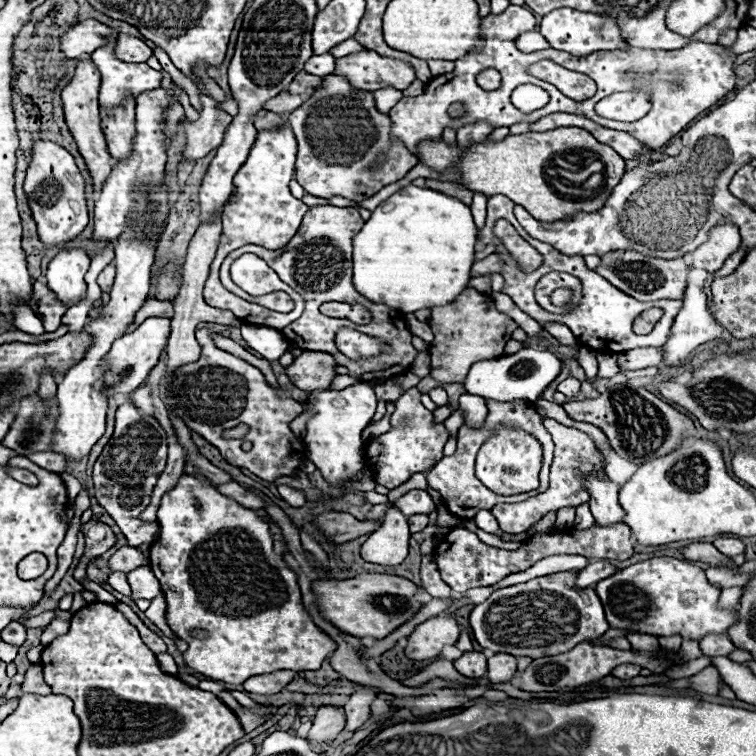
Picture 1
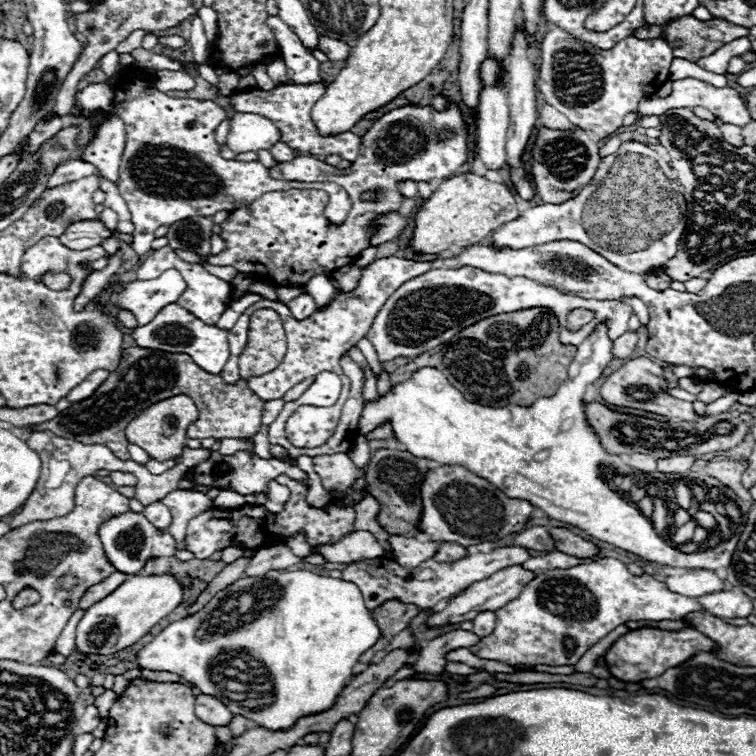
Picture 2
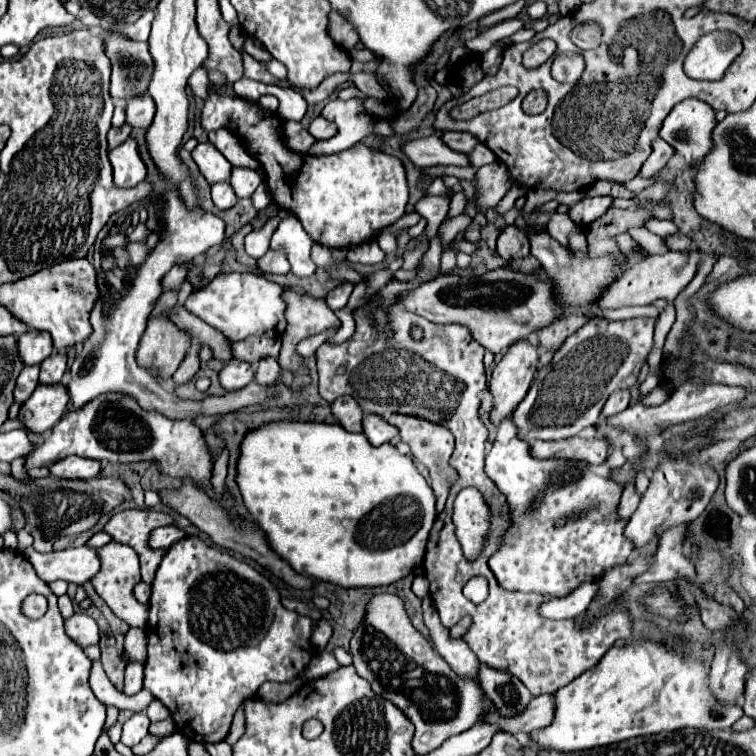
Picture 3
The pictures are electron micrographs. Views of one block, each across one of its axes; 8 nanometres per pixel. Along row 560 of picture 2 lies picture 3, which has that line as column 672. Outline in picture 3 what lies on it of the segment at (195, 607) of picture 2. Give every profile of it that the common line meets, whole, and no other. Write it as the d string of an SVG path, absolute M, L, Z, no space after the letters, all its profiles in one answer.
M674 234L674 236L666 236L664 238L666 246L672 250L672 248L692 248L692 240L686 236L686 234Z

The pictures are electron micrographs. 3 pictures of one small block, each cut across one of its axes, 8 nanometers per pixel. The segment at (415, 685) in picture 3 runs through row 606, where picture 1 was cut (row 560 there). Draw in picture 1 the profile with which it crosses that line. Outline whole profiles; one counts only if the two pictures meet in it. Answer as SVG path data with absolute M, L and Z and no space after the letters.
M396 508L386 512L384 524L368 536L362 544L360 554L366 562L380 566L396 566L402 564L408 556L408 520Z

